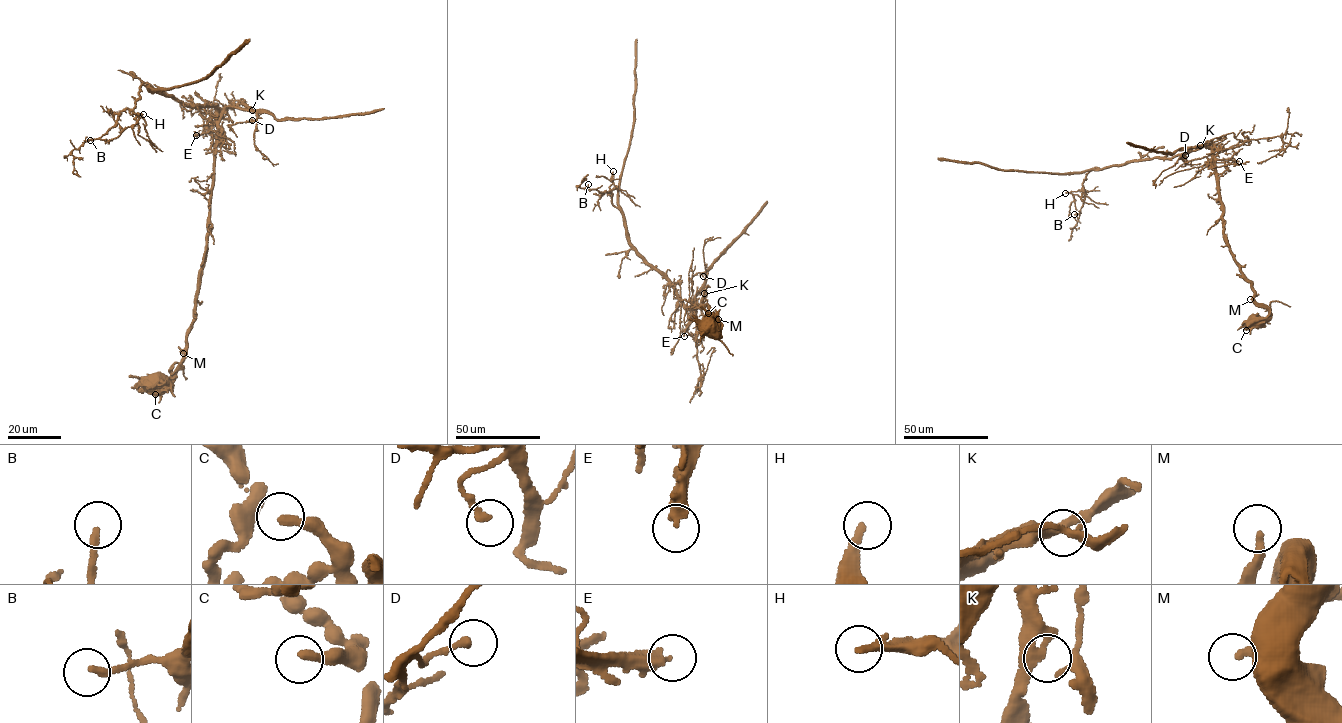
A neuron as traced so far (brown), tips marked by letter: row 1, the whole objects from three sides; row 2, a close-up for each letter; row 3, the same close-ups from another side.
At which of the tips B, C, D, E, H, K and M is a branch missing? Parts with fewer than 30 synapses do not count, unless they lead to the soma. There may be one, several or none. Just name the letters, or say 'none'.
E

